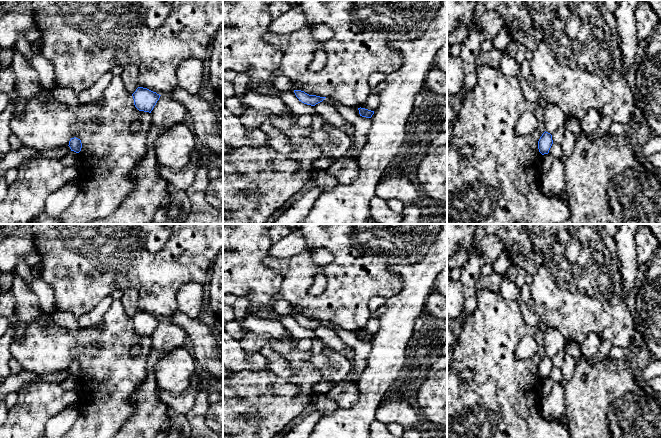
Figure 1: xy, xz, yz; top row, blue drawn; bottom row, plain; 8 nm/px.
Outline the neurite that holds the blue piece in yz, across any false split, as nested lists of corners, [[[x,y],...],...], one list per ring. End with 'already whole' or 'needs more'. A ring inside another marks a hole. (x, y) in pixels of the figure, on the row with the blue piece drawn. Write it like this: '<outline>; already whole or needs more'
[[[545,131],[538,141],[539,152],[542,155],[548,154],[552,144],[553,144],[552,135]]]; already whole

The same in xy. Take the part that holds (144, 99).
[[[138,87],[132,96],[134,105],[139,111],[151,113],[161,95],[147,88]]]; already whole

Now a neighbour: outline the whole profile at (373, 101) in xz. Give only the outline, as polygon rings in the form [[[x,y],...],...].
[[[370,94],[365,104],[361,108],[365,108],[371,111],[374,111],[379,107],[380,99],[377,94]]]

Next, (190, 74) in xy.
[[[197,58],[183,61],[177,69],[178,86],[190,94],[197,94],[204,82],[205,63]]]

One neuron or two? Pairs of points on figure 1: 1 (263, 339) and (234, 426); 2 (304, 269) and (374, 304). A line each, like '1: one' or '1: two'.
1: two
2: two

